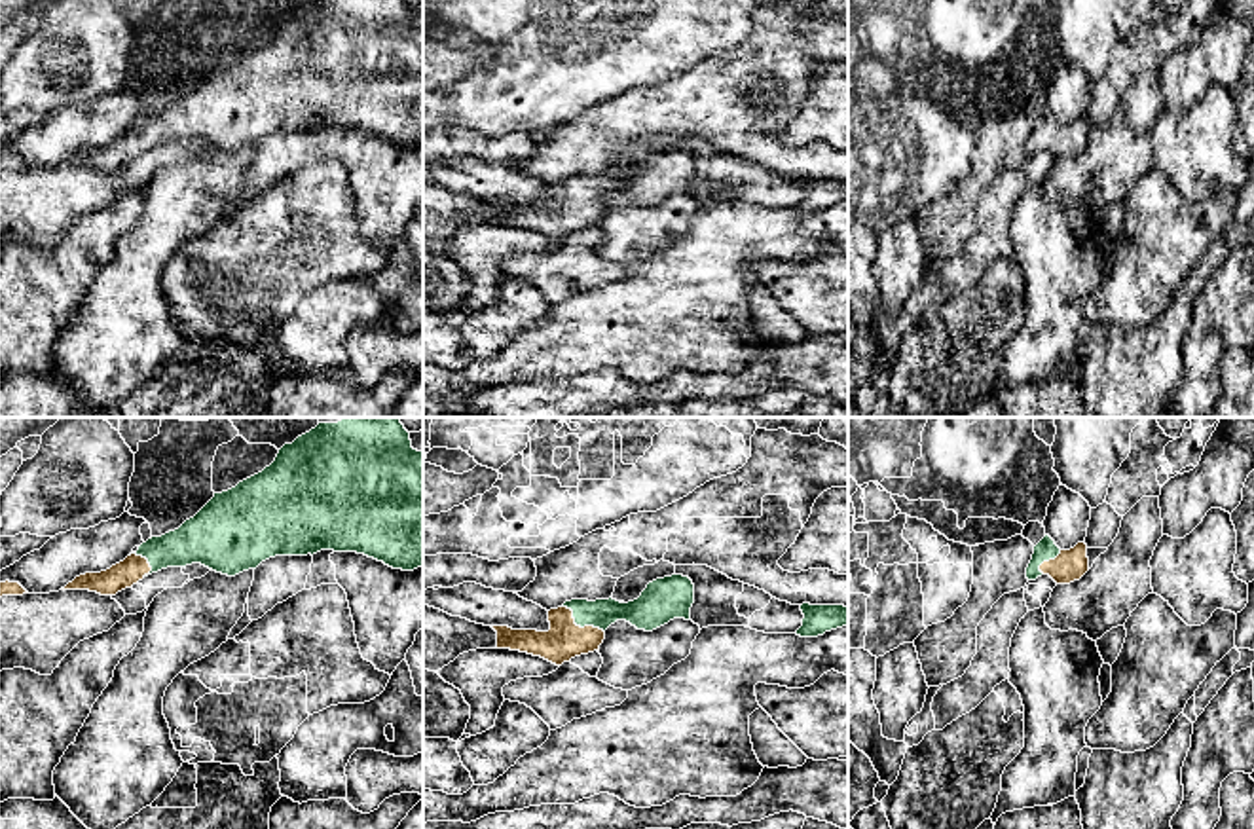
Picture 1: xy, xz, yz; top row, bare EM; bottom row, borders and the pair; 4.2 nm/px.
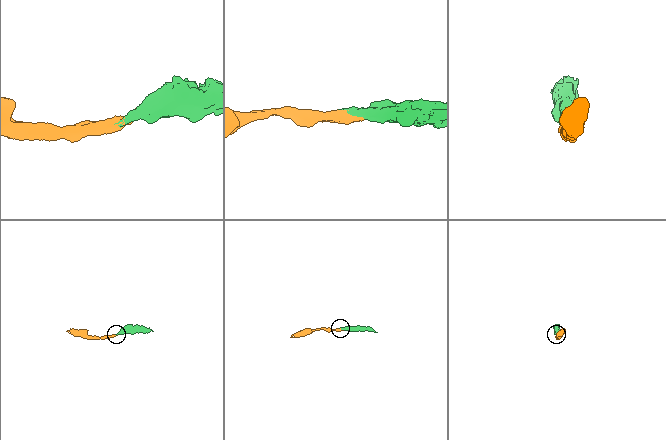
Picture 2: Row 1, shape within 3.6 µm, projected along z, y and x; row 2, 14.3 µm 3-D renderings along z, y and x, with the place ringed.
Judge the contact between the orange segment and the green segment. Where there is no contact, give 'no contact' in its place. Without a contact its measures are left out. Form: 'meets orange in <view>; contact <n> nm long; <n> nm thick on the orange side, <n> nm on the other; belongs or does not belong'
meets orange in xz; contact 220 nm long; 160 nm thick on the orange side, 120 nm on the other; belongs

